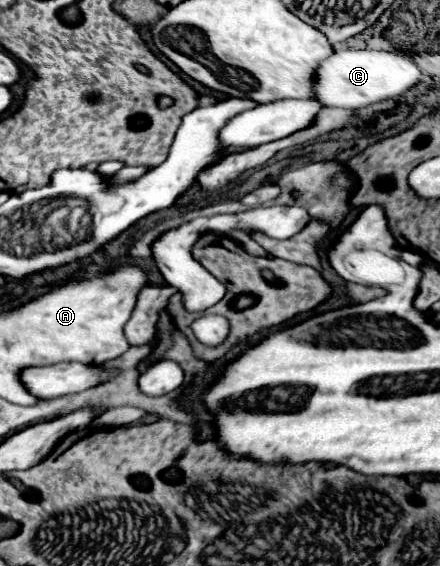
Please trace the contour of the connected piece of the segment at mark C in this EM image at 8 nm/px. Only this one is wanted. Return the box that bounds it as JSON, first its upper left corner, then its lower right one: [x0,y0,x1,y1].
[316,51,422,109]

